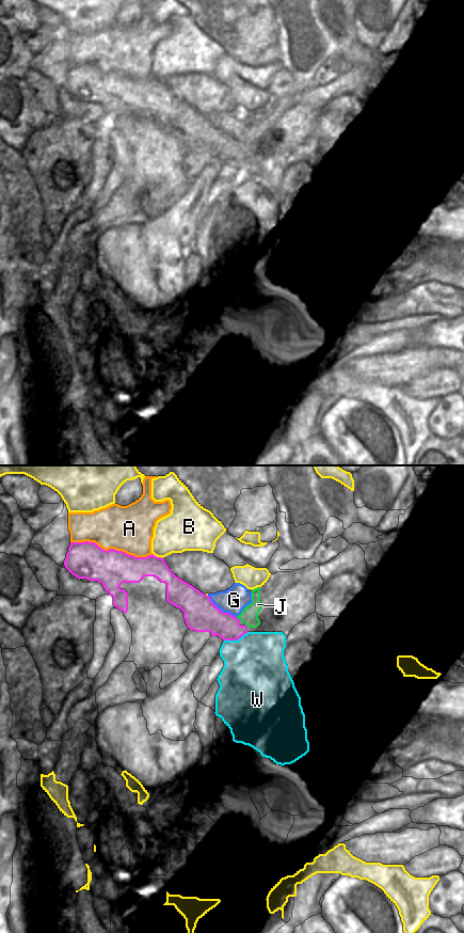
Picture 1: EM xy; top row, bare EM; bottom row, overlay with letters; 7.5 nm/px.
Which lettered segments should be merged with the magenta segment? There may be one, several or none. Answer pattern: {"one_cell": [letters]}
{"one_cell": ["J"]}

